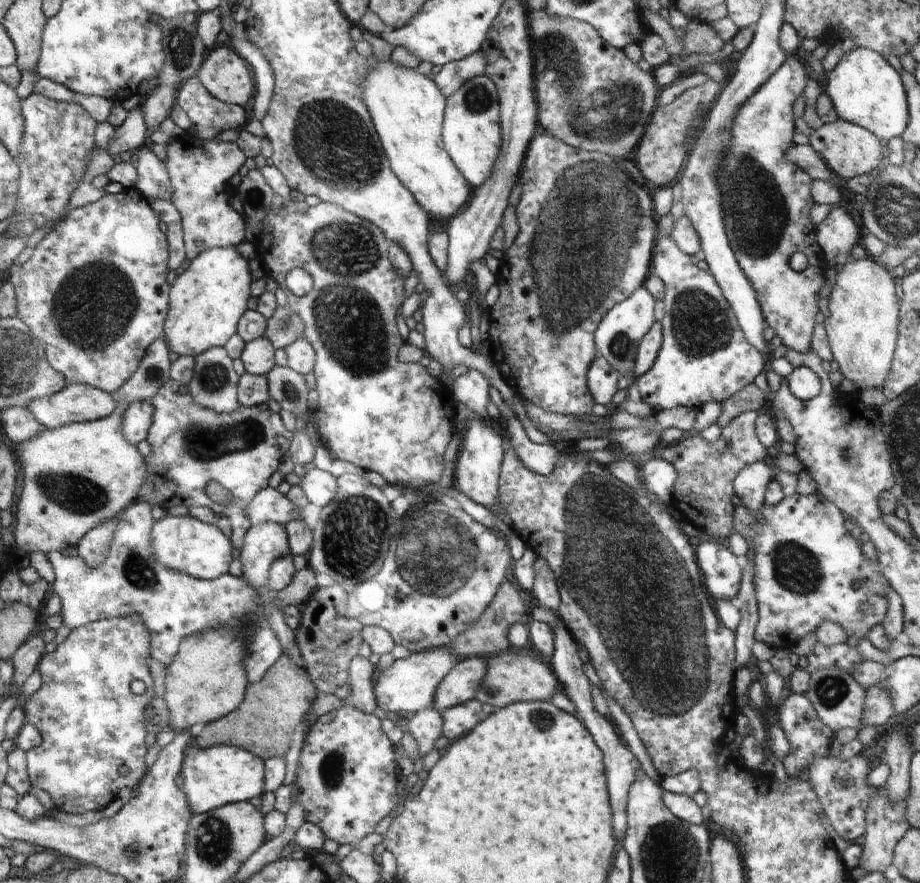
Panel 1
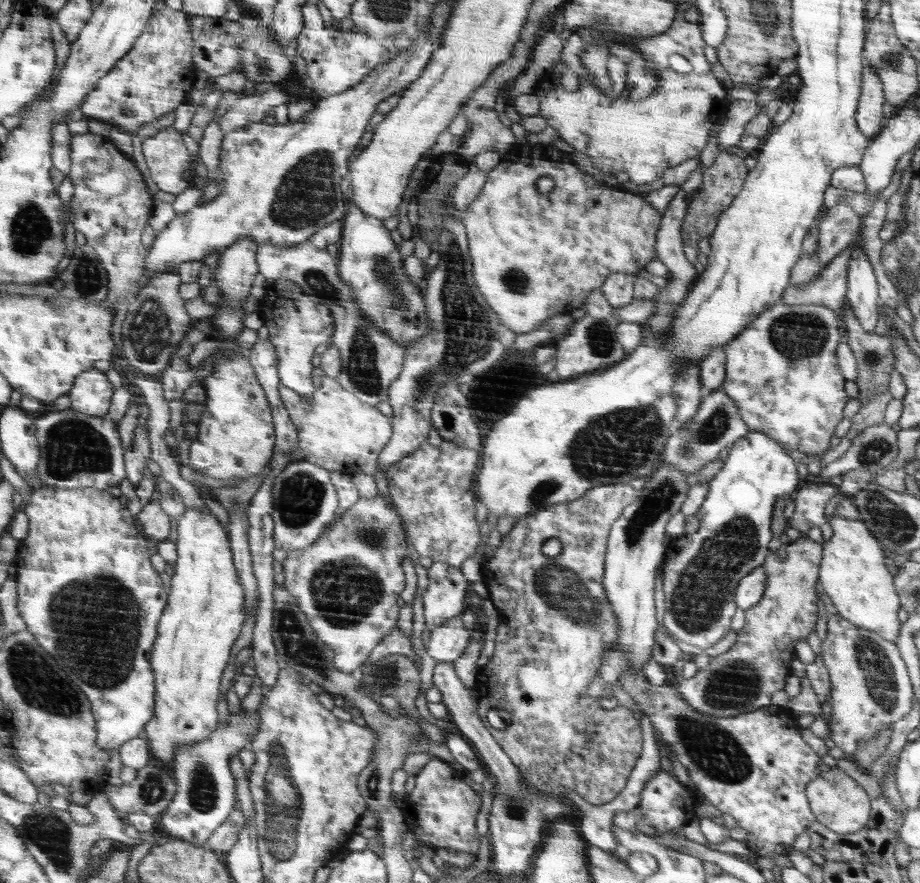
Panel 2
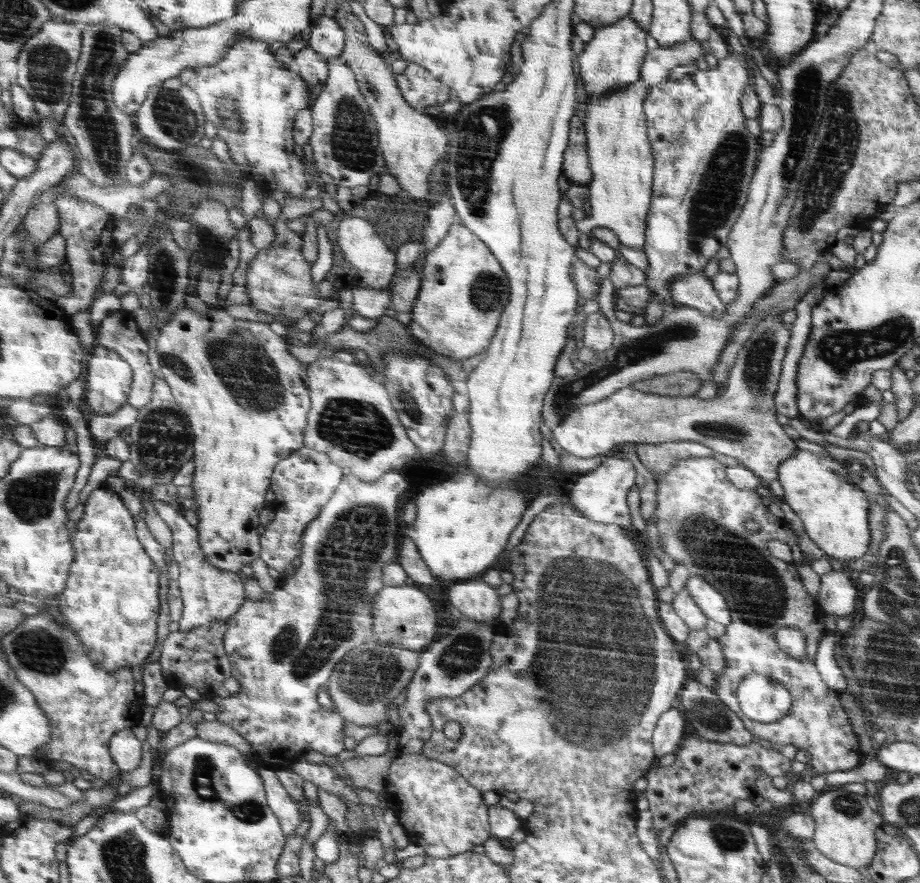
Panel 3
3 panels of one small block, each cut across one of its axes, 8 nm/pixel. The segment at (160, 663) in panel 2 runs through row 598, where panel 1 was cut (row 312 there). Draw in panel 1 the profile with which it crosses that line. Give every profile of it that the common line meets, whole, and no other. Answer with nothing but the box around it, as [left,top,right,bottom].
[166,248,252,356]

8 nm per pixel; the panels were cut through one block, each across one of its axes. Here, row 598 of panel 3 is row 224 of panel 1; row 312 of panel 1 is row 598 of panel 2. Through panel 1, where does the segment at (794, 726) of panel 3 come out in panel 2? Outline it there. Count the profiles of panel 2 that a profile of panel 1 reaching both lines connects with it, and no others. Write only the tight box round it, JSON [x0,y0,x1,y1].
[677,537,822,718]

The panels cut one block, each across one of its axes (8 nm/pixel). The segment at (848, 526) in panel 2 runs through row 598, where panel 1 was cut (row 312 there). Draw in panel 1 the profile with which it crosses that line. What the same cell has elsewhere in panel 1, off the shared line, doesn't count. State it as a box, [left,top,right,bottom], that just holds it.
[824,258,898,391]

